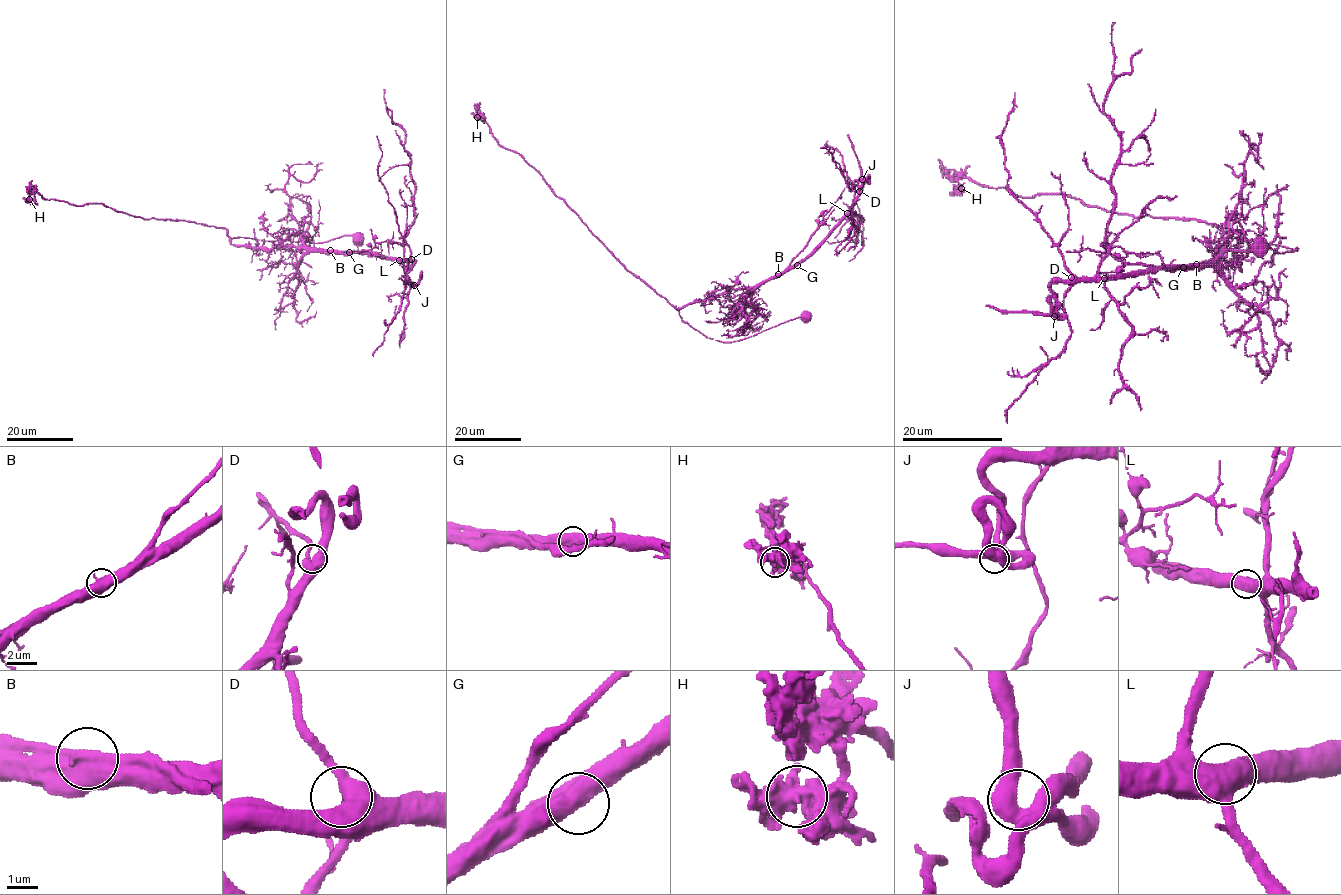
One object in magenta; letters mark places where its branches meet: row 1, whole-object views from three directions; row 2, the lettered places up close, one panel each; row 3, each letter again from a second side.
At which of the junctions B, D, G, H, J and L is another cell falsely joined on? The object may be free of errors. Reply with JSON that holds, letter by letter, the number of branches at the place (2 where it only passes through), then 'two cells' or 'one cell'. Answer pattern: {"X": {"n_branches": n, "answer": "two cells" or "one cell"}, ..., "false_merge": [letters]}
{"B": {"n_branches": 2, "answer": "two cells"}, "D": {"n_branches": 2, "answer": "one cell"}, "G": {"n_branches": 2, "answer": "one cell"}, "H": {"n_branches": 2, "answer": "one cell"}, "J": {"n_branches": 2, "answer": "one cell"}, "L": {"n_branches": 2, "answer": "one cell"}, "false_merge": ["B"]}

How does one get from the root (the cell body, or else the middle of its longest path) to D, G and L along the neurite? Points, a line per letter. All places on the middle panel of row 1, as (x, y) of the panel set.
D: (805, 318), (720, 342), (686, 323), (679, 309), (730, 290), (760, 286), (794, 268), (849, 211), (859, 191)
G: (805, 318), (720, 342), (694, 329), (679, 314), (689, 304), (760, 286), (797, 265)
L: (805, 318), (720, 342), (686, 323), (679, 309), (730, 290), (760, 286), (794, 268), (847, 213)

